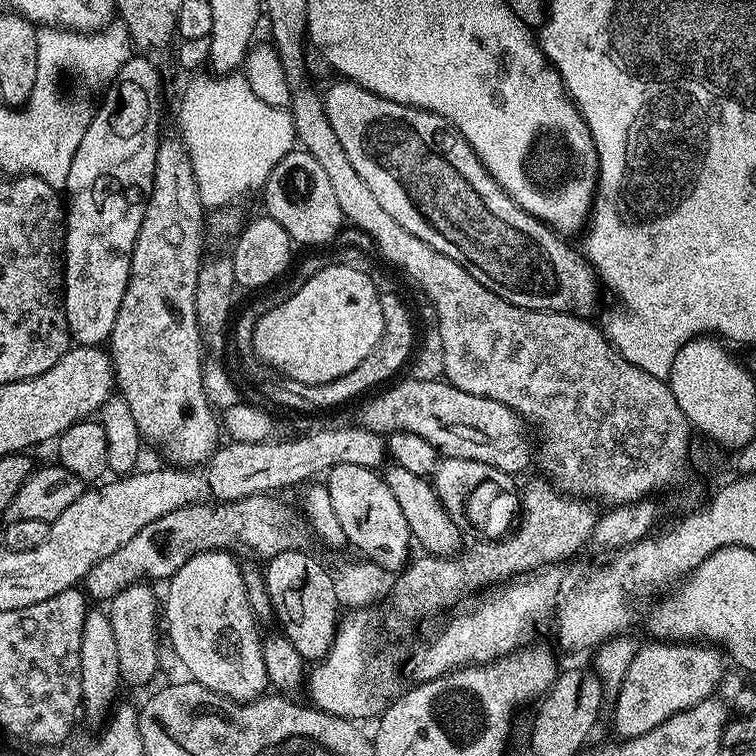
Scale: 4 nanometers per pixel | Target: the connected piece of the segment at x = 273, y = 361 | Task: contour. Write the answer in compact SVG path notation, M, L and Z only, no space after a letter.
M330 262L282 306L276 306L274 310L257 318L253 328L251 351L256 351L257 358L264 363L261 365L296 381L301 386L334 382L334 378L350 374L350 370L354 370L354 366L358 366L382 338L383 314L380 301L382 292L381 289L376 289L376 284L370 277L368 272L354 270L354 266Z

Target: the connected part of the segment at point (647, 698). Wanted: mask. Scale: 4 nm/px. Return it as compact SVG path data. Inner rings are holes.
M651 642L652 644L640 644L633 654L633 661L626 670L625 678L615 693L616 705L612 708L612 724L616 727L616 736L629 740L635 736L646 734L654 730L666 718L678 714L682 710L690 710L698 702L709 699L712 692L720 684L724 676L724 664L726 656L721 649L707 642Z

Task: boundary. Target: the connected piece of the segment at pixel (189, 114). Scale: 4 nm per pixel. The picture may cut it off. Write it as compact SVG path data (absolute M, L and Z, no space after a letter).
M196 74L191 77L192 80L188 84L188 89L184 92L184 97L180 100L180 132L178 132L179 139L184 141L186 150L190 154L190 166L194 168L194 182L198 184L198 198L204 203L205 209L219 210L232 205L235 205L236 200L243 198L247 192L263 189L264 183L270 178L270 174L274 170L274 166L278 162L282 162L282 158L286 158L286 154L293 151L294 145L297 143L296 131L292 125L291 111L283 108L275 108L267 105L258 98L257 94L251 90L247 84L247 78L243 74Z

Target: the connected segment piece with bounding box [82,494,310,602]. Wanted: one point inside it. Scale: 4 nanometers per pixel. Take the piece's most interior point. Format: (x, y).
(264, 525)

